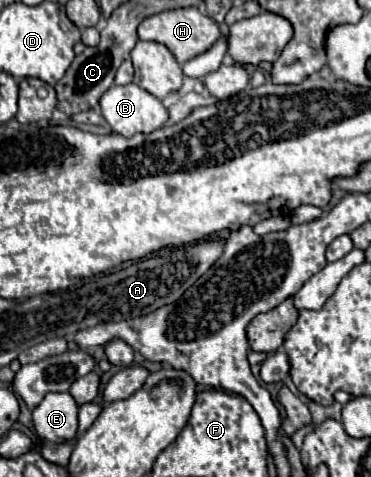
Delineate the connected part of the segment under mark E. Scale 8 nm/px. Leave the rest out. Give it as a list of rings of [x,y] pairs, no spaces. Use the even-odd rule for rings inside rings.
[[[48,393],[32,411],[36,433],[50,443],[70,443],[78,433],[78,405],[70,393]]]

